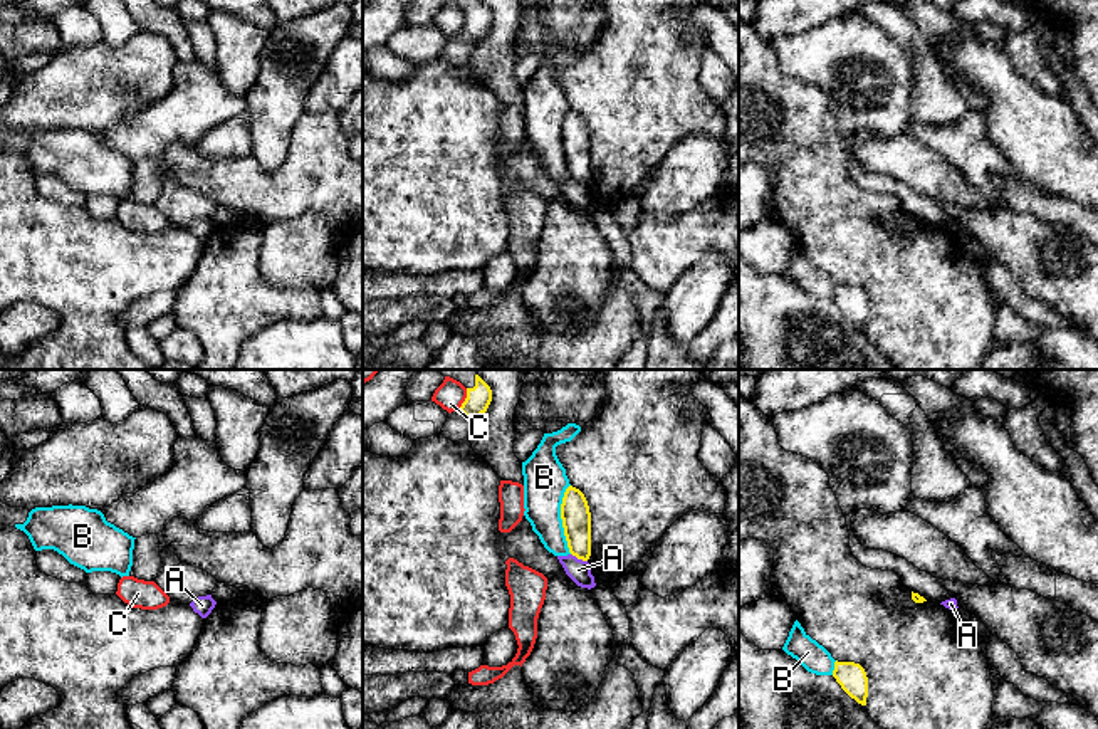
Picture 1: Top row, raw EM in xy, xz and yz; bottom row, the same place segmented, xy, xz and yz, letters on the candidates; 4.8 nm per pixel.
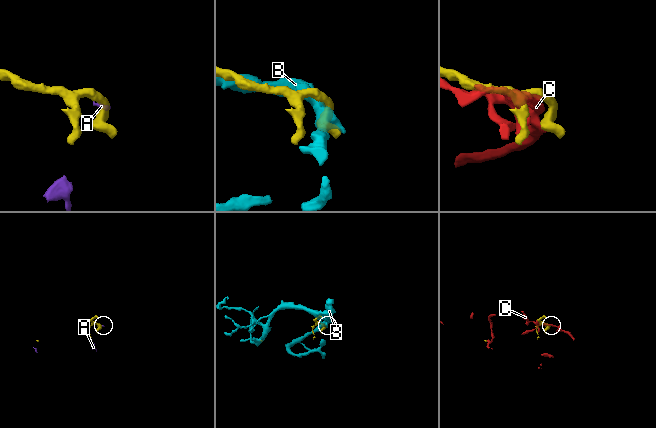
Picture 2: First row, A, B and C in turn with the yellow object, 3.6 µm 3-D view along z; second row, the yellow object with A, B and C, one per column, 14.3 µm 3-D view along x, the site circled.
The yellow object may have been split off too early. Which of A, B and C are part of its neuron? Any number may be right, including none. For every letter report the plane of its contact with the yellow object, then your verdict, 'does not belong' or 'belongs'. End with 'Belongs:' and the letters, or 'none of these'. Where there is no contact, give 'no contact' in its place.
A: xz | does not belong
B: xz | does not belong
C: xz | does not belong
Belongs: none of these

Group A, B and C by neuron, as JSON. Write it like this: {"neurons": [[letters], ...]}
{"neurons": [["A", "B"], ["C"]]}

